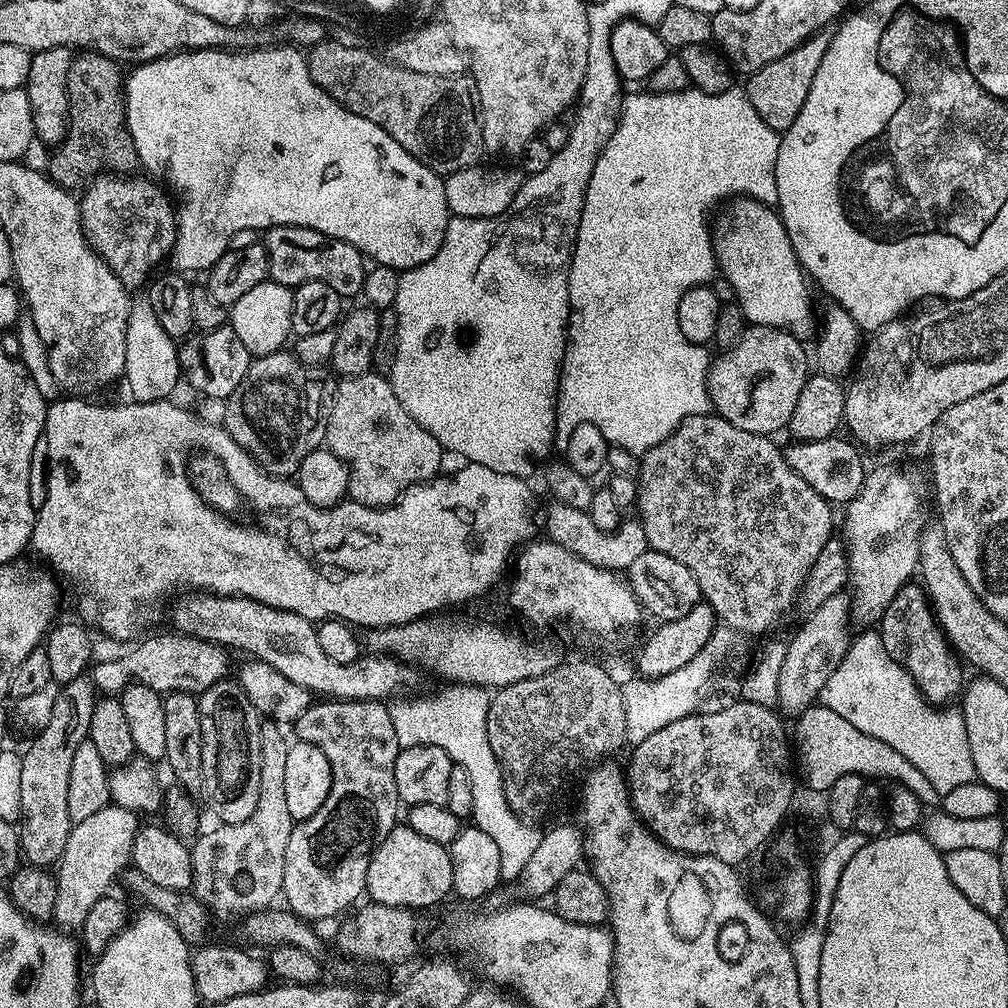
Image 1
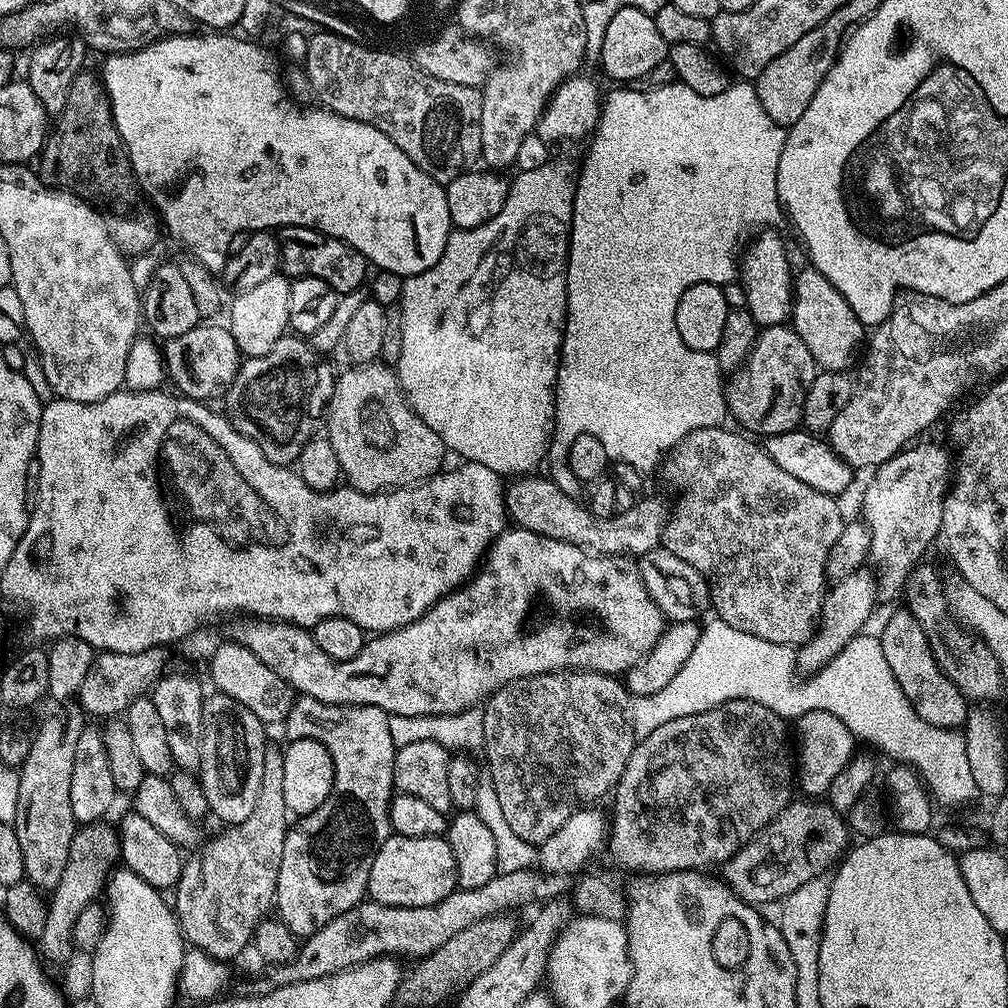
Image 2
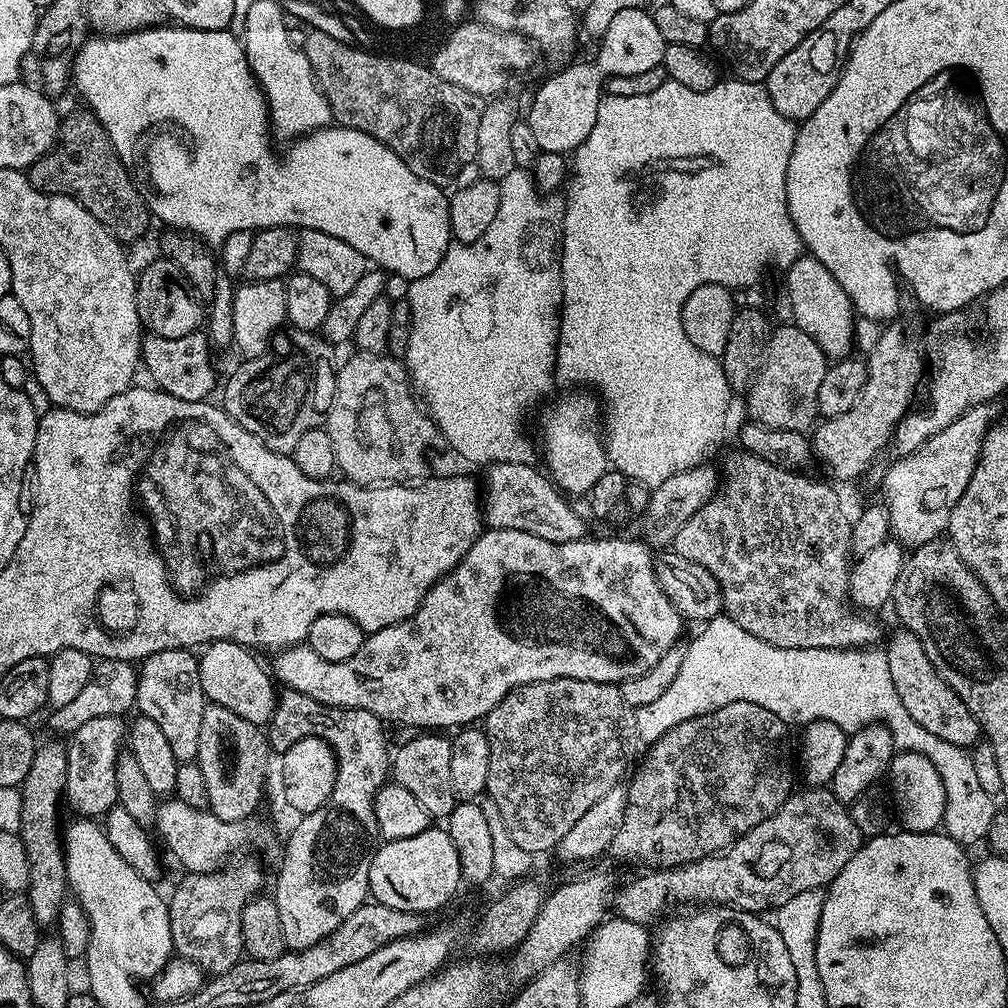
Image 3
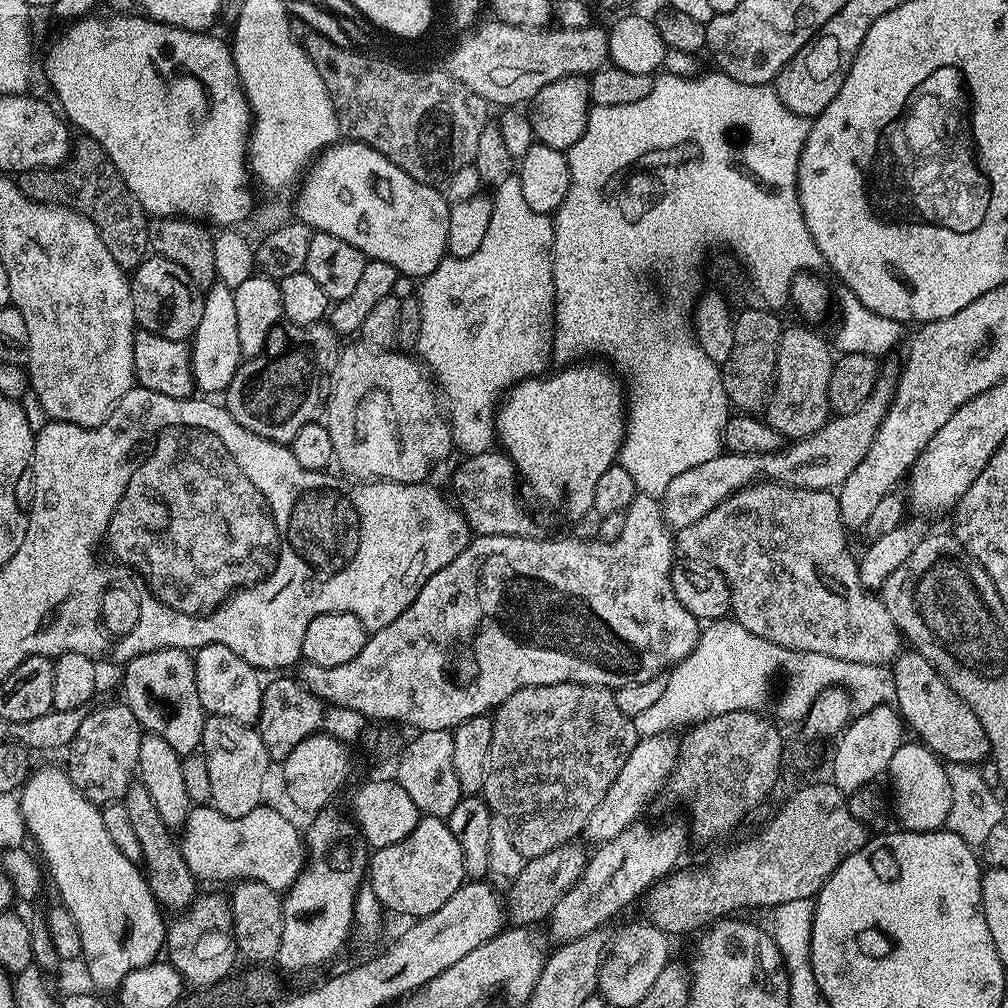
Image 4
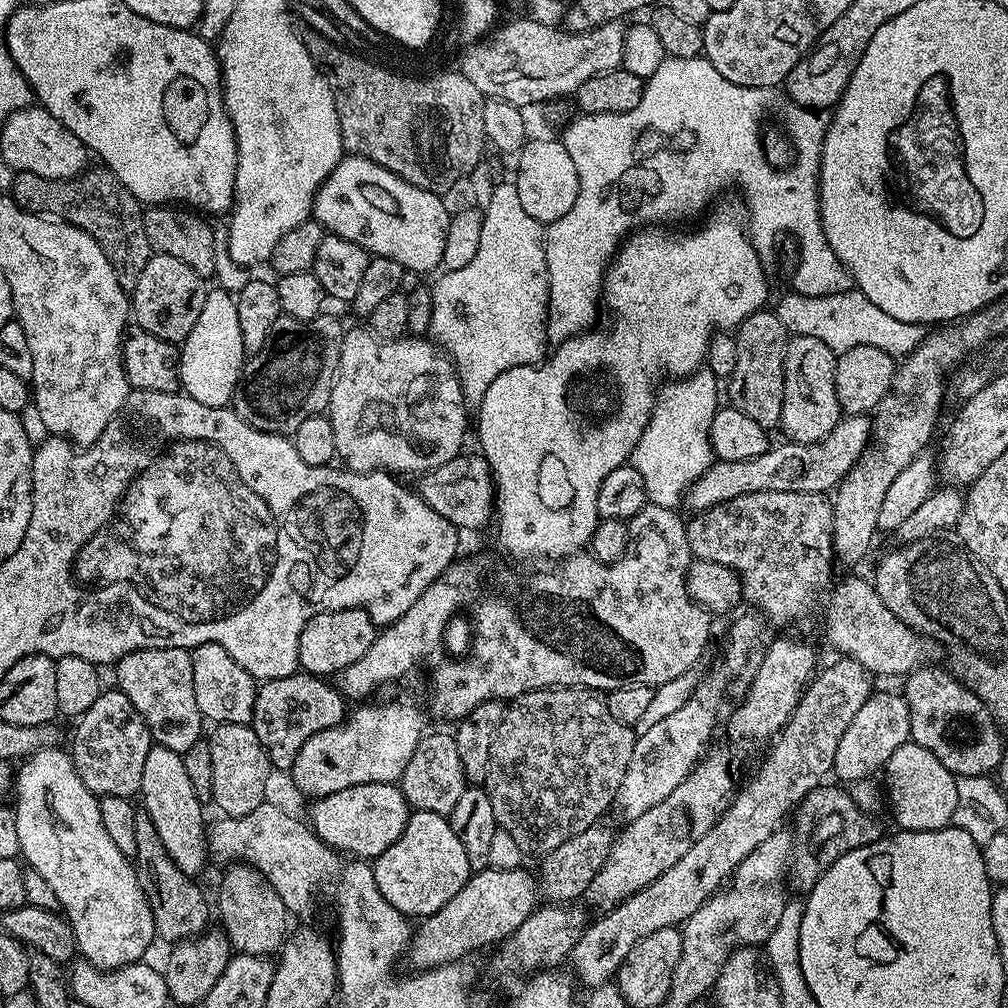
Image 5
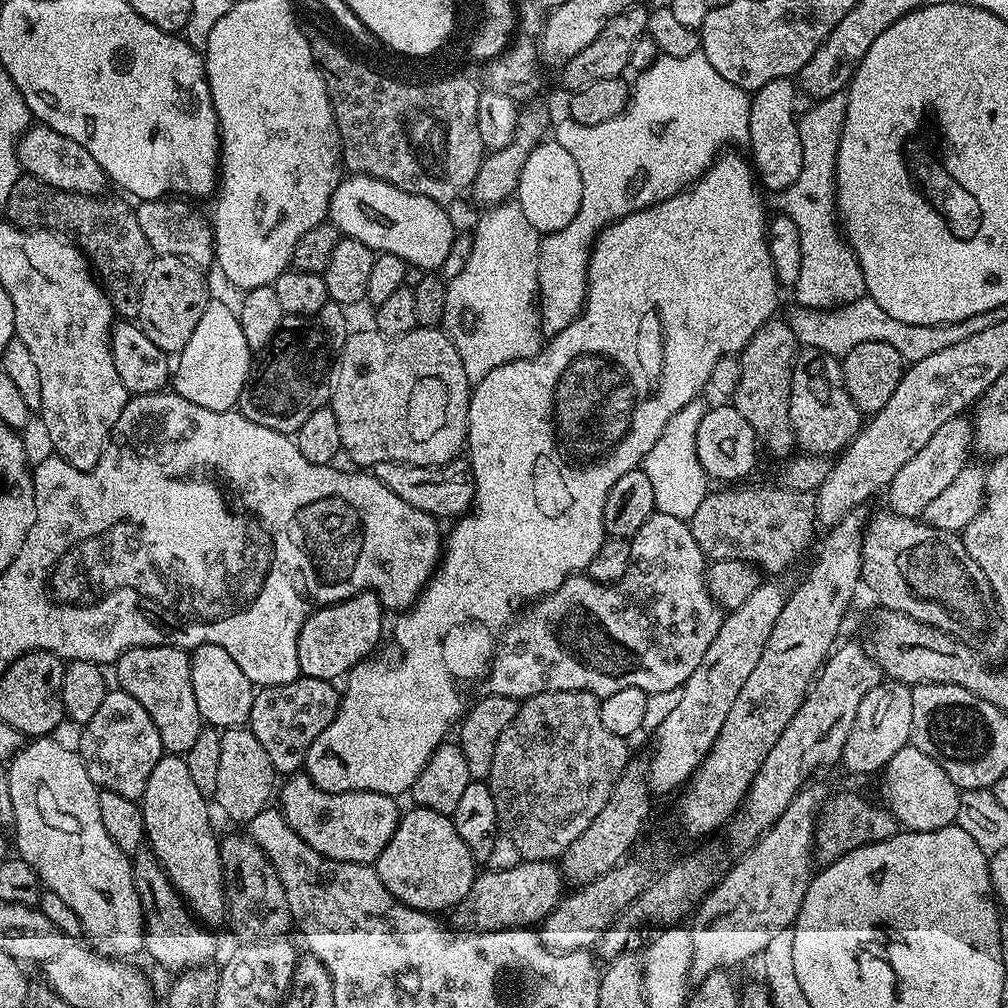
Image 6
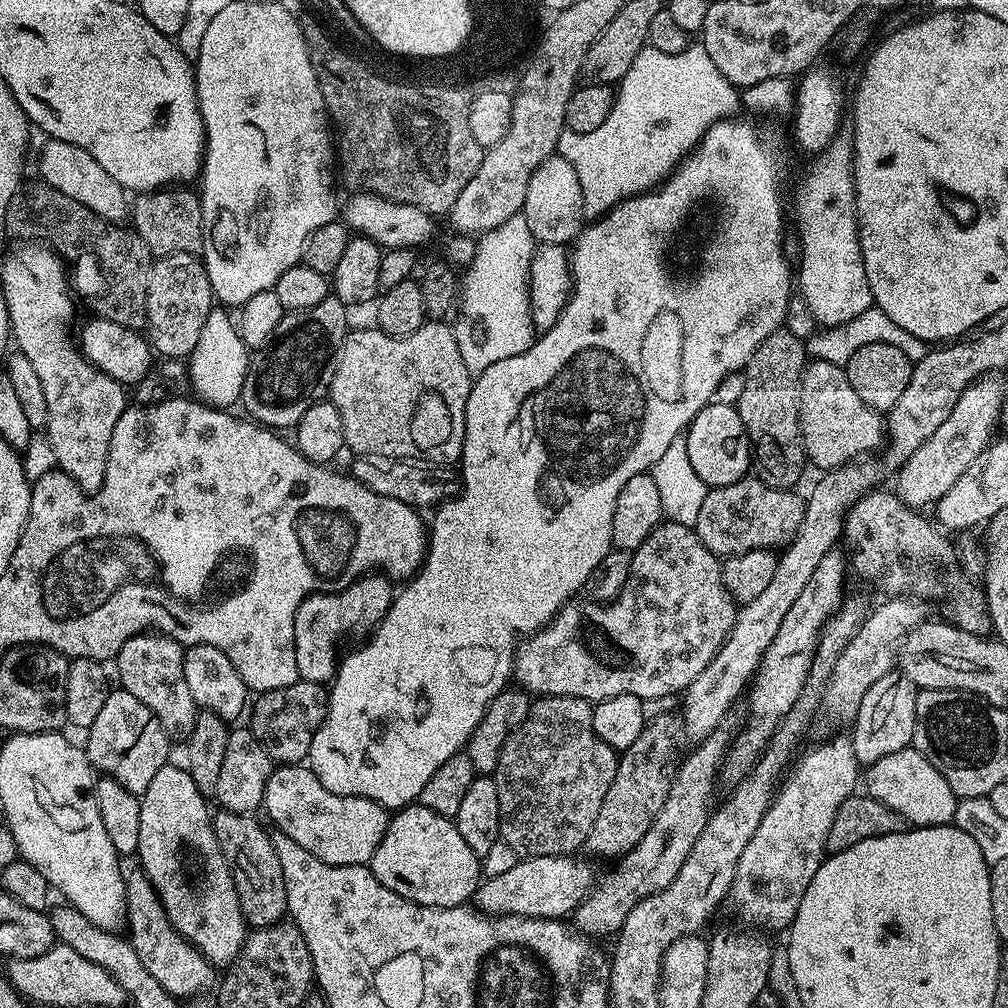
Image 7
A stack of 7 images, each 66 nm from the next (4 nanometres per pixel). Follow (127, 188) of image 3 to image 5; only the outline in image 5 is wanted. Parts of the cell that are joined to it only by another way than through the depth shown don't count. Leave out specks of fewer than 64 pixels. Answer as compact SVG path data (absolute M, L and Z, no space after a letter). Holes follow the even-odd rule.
M92 166L80 173L73 180L47 180L41 176L29 176L27 174L16 174L12 177L10 195L19 208L25 212L47 214L52 218L59 218L76 228L86 230L102 246L110 266L114 266L118 282L126 290L136 287L138 278L142 278L142 270L146 270L146 262L154 255L152 243L146 238L144 229L144 208L140 201L118 182L118 178L112 171L103 166Z

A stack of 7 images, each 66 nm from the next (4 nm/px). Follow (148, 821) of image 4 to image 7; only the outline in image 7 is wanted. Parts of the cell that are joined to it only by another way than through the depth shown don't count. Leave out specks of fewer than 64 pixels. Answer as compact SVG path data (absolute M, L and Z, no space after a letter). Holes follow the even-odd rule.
M143 870L128 872L124 881L126 898L124 910L126 913L127 935L130 937L138 958L142 958L142 966L158 978L158 986L168 991L170 996L191 998L207 993L208 987L215 985L218 980L217 969L210 961L193 946L183 934L170 922L166 910L160 901L160 895L148 880Z

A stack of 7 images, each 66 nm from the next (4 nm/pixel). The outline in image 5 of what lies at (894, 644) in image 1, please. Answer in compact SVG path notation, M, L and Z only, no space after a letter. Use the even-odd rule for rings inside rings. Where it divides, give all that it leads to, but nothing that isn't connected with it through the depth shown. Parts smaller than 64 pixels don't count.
M925 666L915 668L908 673L903 681L902 695L906 706L910 710L910 737L911 743L918 746L926 746L946 770L950 770L956 776L988 776L1000 764L1004 756L1004 740L1000 737L1001 725L997 720L988 715L988 708L968 687L961 684L951 672L943 667Z

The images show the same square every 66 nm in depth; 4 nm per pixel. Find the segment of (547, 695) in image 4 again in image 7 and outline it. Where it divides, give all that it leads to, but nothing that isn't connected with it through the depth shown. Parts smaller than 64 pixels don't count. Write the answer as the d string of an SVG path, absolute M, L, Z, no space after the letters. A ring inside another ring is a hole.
M573 696L535 699L522 723L502 746L498 766L492 773L498 786L500 837L519 857L550 857L575 853L593 828L602 802L617 773L618 752L602 741L593 729L593 705Z

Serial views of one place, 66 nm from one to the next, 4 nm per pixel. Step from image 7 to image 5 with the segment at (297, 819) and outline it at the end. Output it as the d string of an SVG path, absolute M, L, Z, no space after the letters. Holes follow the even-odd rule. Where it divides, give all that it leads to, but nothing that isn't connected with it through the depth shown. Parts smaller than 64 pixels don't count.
M366 782L338 790L338 794L313 799L311 804L310 827L317 838L329 848L352 858L382 855L398 842L410 815L408 799L402 794L399 783Z

